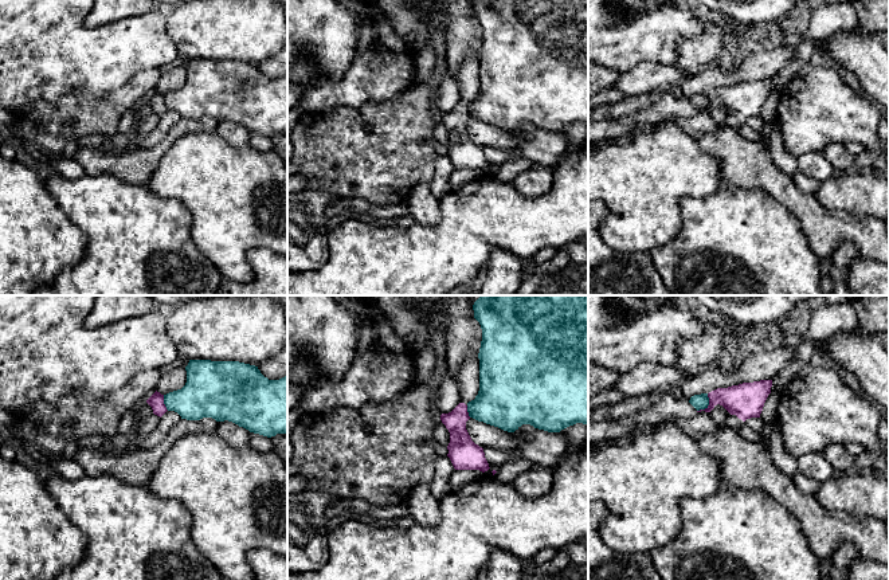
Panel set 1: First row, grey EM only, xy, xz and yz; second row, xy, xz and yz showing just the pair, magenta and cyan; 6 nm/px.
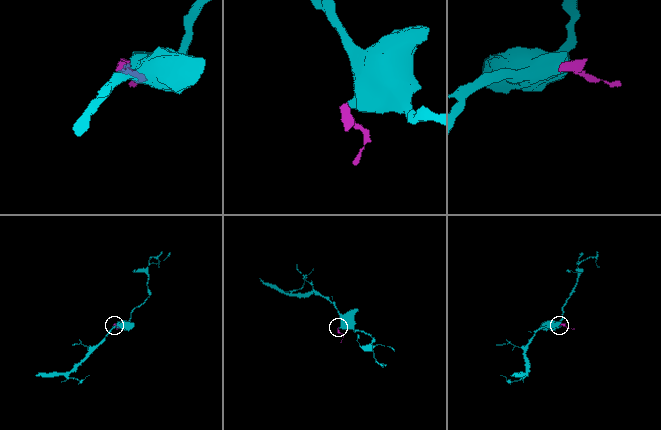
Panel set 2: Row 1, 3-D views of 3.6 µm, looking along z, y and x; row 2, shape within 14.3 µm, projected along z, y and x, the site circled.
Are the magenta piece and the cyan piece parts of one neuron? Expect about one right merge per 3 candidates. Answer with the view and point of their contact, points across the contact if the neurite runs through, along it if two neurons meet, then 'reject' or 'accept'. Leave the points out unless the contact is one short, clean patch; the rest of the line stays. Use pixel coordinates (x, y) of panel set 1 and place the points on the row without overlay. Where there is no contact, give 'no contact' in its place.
meets magenta in yz at (709, 104); border along yz (708, 93), (708, 104), (697, 110); reject

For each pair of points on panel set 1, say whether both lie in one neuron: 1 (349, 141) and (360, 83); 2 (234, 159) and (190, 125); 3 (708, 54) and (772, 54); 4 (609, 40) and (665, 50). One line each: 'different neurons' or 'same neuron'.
1: different neurons
2: different neurons
3: different neurons
4: same neuron

